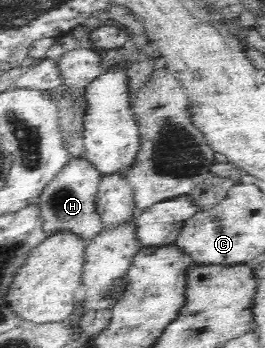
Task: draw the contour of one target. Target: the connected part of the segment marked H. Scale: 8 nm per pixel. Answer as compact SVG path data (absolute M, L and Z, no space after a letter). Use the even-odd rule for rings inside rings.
M85 158L71 159L42 191L36 206L40 210L41 227L45 238L51 238L59 232L68 232L80 238L85 245L91 244L95 236L105 229L96 209L96 195L102 176Z

